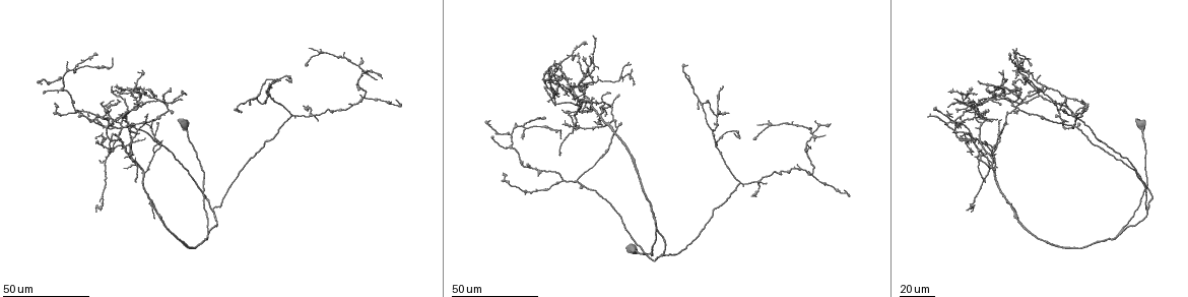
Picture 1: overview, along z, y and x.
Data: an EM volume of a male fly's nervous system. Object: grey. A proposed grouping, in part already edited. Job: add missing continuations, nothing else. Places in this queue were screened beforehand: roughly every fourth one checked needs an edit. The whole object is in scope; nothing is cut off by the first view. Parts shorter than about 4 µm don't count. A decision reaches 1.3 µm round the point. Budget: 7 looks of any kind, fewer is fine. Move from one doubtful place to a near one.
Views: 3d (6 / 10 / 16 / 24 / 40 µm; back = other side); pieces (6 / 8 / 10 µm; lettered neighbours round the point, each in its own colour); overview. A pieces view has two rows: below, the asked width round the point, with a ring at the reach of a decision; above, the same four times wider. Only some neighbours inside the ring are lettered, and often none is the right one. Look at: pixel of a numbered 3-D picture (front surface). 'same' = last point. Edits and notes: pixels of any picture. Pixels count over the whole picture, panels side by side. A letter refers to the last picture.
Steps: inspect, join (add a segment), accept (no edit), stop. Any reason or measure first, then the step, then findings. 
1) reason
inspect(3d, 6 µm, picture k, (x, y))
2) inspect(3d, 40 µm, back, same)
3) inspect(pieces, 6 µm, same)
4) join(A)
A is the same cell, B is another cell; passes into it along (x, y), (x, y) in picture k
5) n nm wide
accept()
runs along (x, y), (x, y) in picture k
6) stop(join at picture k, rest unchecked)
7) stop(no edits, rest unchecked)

an open end
inspect(3d, 24 µm, picture 1, (161, 140))

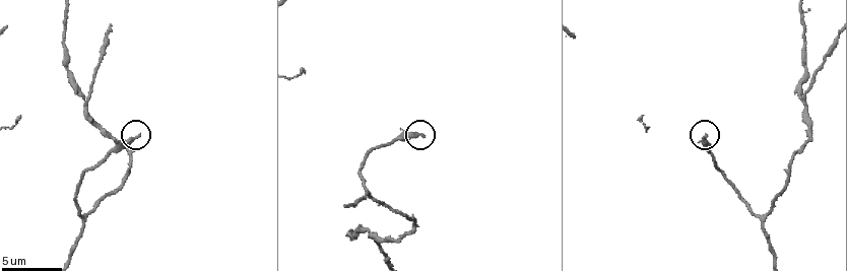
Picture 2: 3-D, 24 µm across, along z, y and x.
inspect(pieces, 6 µm, picture 2, (423, 134))

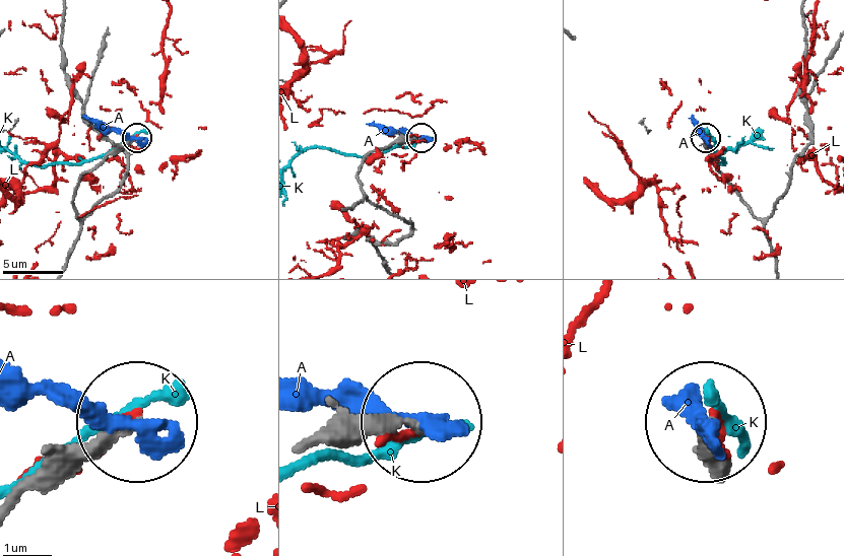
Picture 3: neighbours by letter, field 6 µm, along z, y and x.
accept()
A, K and L are other cells; none of them fits

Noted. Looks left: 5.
inspect(3d, 40 µm, picture 1, (721, 87))

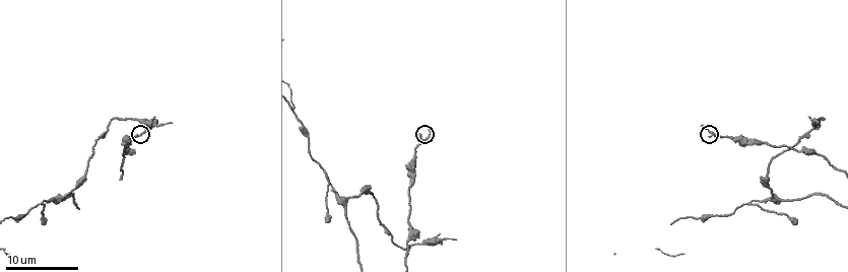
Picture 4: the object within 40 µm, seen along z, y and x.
inspect(pieces, 6 µm, picture 4, (429, 126))

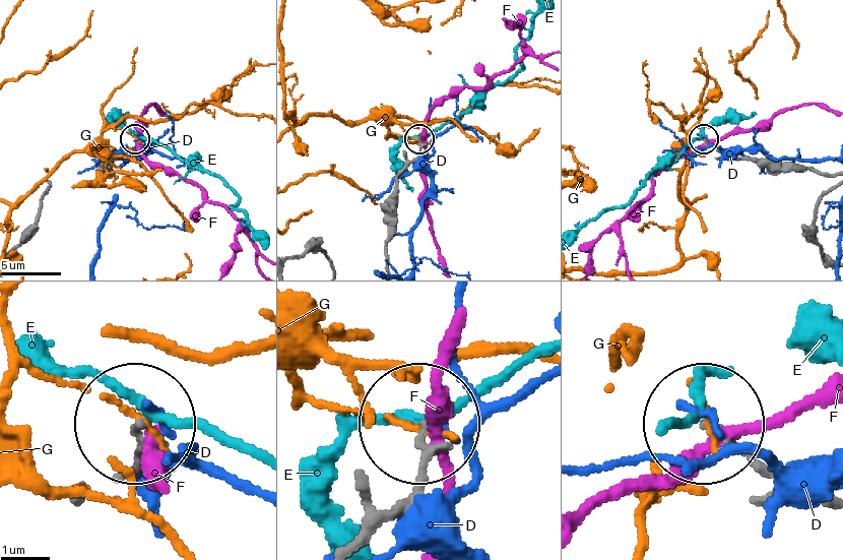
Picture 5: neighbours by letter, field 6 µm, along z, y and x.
accept()
D, E, F and G are other cells; no lettered segment goes on from it

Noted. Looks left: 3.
thick end
inspect(3d, 40 µm, picture 1, (950, 120))

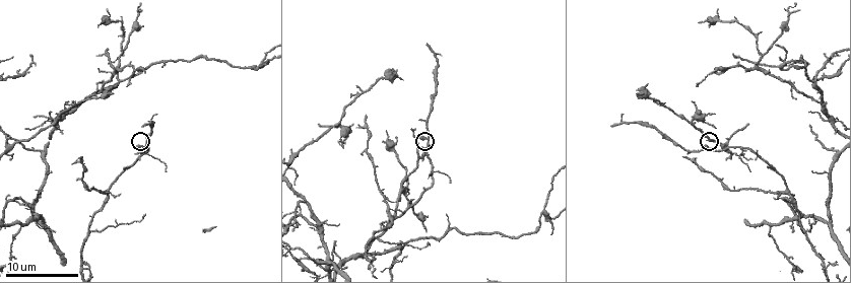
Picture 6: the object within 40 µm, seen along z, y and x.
inspect(pieces, 8 µm, picture 6, (421, 138))

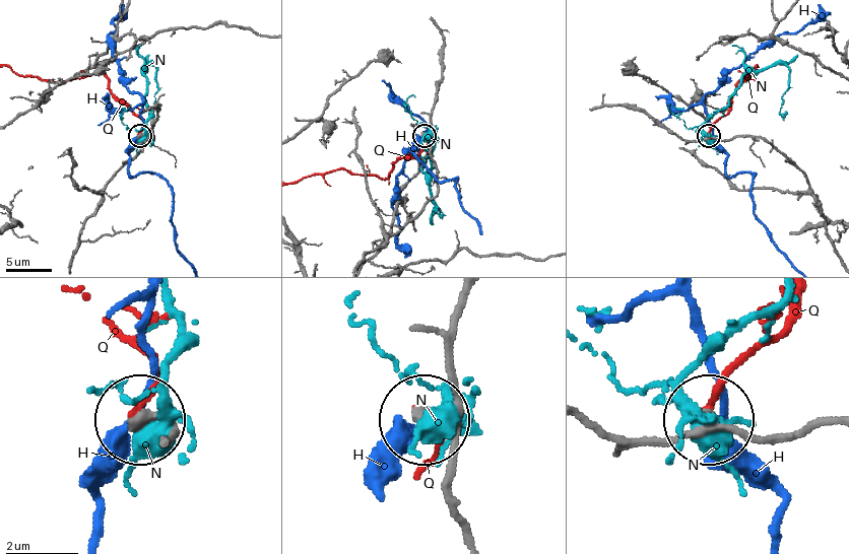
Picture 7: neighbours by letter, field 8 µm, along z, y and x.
accept()
H, N and Q are other cells; none of them fits

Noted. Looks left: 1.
stop(no edits, rest unchecked)

